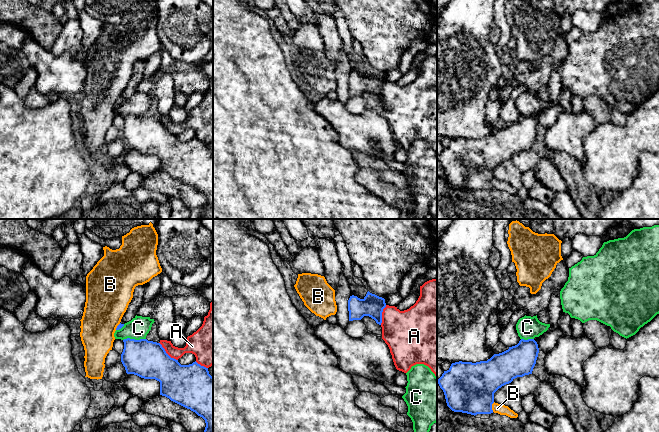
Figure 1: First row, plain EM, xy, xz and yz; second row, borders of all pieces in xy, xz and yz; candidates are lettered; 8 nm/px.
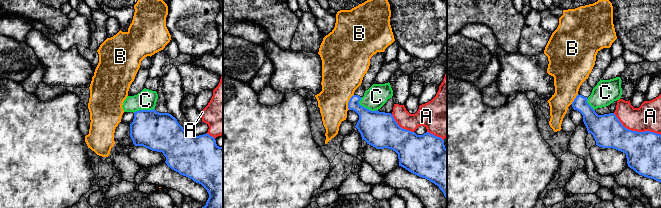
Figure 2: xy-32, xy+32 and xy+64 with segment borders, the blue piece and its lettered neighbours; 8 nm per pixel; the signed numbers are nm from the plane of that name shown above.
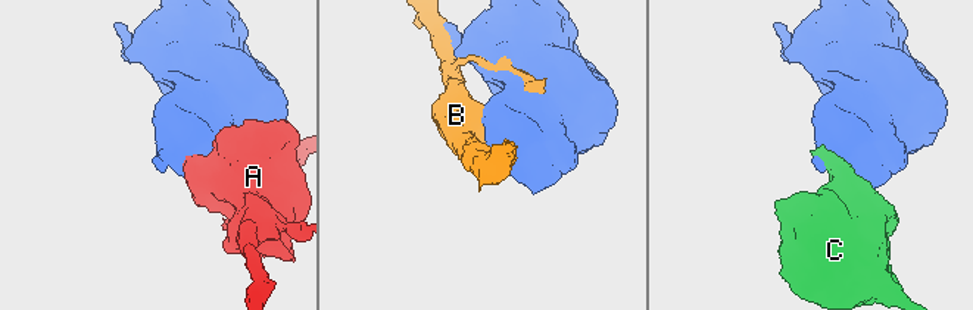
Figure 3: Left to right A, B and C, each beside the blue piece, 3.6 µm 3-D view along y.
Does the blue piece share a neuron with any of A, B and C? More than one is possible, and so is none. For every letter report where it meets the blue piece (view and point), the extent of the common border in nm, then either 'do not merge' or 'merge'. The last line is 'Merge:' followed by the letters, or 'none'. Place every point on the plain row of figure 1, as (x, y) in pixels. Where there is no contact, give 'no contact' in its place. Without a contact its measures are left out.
A: contact xy (166, 129); length 220 nm; do not merge
B: contact yz (491, 183); length 80 nm; do not merge
C: contact xy (134, 115); length 180 nm; do not merge
Merge: none

